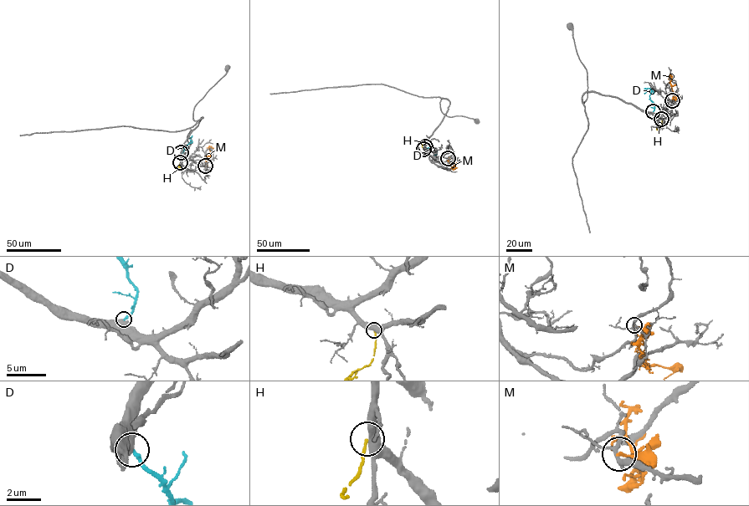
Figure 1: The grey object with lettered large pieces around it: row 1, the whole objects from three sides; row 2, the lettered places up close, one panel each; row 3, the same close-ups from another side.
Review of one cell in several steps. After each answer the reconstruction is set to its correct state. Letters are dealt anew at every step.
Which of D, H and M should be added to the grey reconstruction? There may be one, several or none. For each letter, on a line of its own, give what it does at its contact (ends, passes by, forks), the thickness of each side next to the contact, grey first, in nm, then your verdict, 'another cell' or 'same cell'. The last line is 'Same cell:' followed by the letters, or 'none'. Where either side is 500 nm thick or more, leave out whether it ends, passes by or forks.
D: 700 nm thick on the grey side, 200 nm on the other; same cell
H: 550 nm thick on the grey side, 140 nm on the other; another cell
M: it ends there; 190 nm thick on the grey side, 220 nm on the other; another cell
Same cell: D

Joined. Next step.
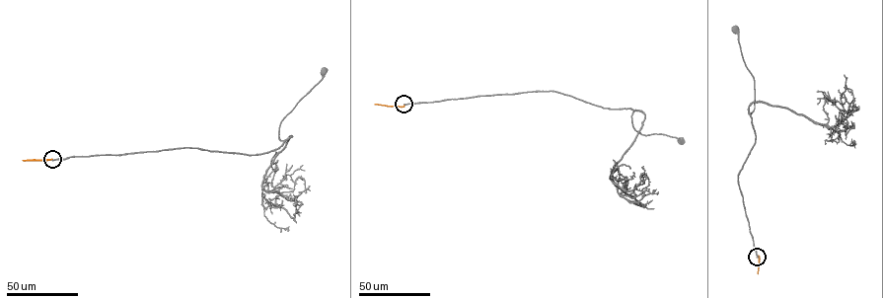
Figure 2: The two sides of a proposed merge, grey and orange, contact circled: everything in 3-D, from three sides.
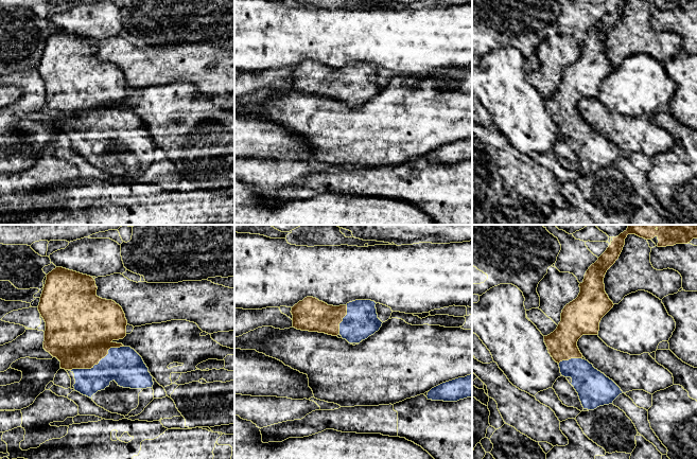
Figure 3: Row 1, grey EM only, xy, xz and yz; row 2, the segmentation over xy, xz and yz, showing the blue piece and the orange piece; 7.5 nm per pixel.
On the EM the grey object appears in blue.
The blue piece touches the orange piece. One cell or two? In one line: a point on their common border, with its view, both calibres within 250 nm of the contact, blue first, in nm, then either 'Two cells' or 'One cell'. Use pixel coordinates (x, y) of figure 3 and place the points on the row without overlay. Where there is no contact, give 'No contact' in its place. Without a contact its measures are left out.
Touches blue at xy (98, 126). Thickness 280 nm (blue) against 480 nm. One cell

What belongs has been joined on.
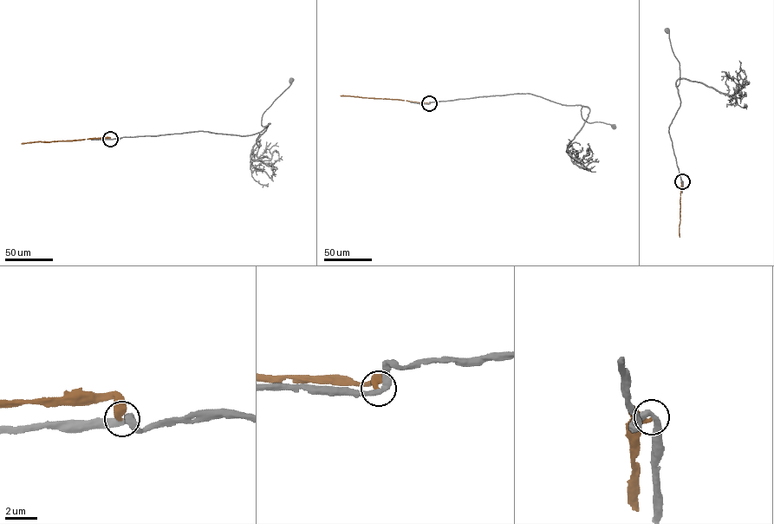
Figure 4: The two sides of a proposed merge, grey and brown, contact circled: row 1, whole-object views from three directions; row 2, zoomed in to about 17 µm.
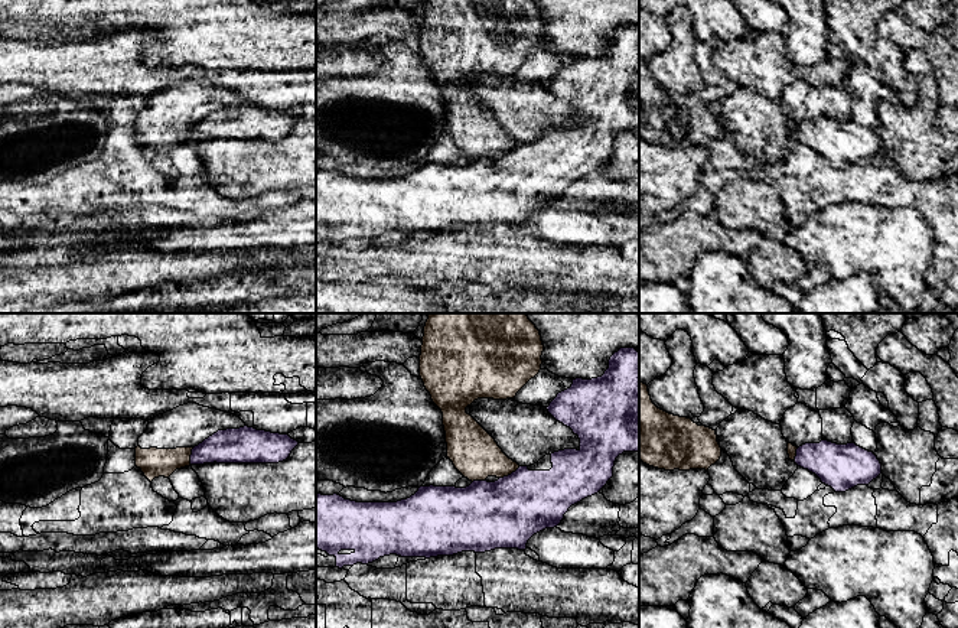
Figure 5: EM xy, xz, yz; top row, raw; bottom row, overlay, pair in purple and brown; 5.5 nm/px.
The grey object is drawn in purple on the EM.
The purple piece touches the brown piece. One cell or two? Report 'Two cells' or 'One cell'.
Two cells

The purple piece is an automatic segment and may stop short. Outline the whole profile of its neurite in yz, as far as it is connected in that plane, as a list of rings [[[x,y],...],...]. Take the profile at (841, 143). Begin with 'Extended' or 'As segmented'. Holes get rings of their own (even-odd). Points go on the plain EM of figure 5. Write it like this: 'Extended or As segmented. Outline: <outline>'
As segmented. Outline: [[[828,117],[805,120],[796,126],[795,140],[815,150],[835,169],[869,162],[882,150],[877,133],[853,118],[847,121]]]

